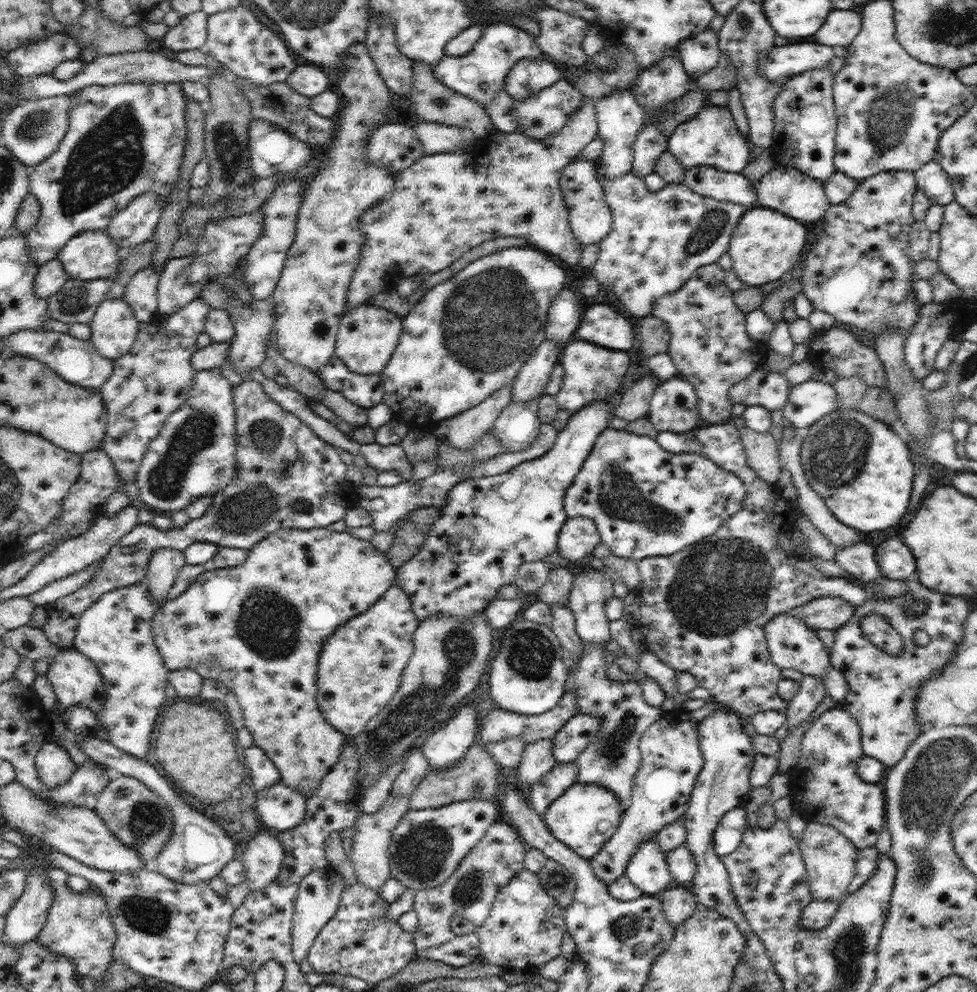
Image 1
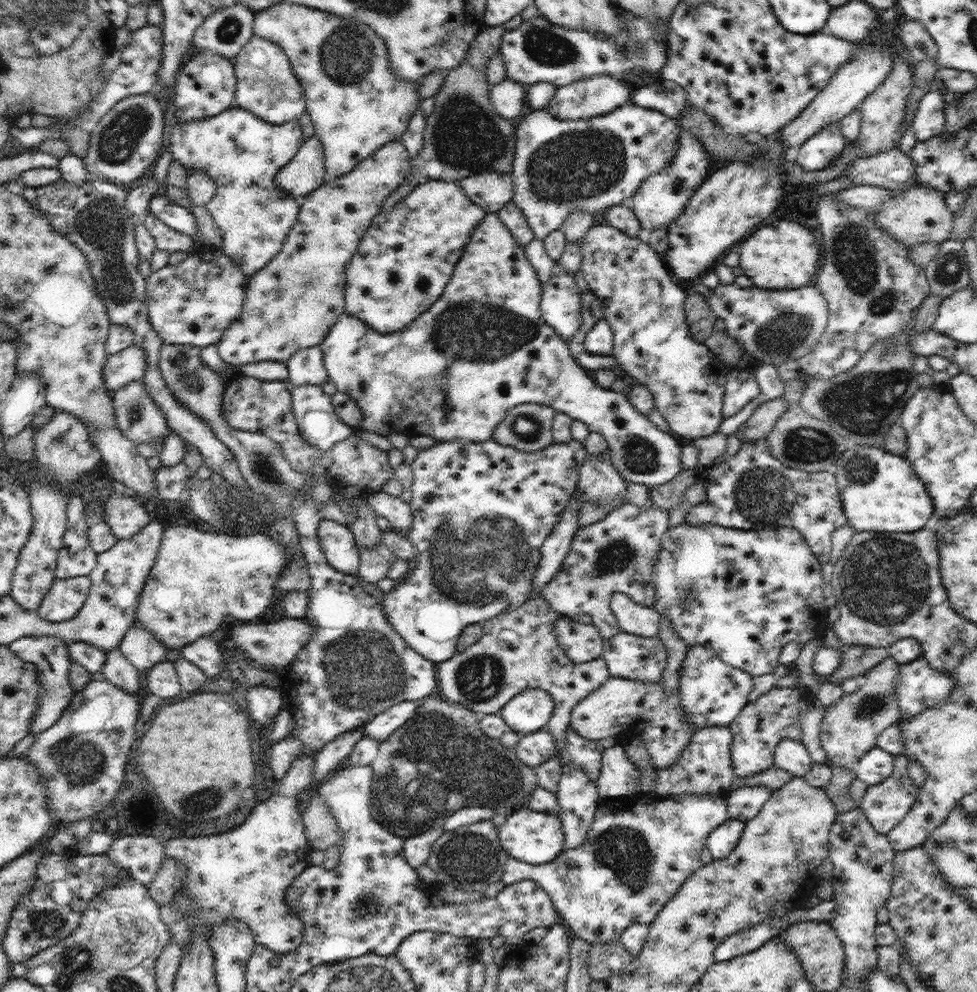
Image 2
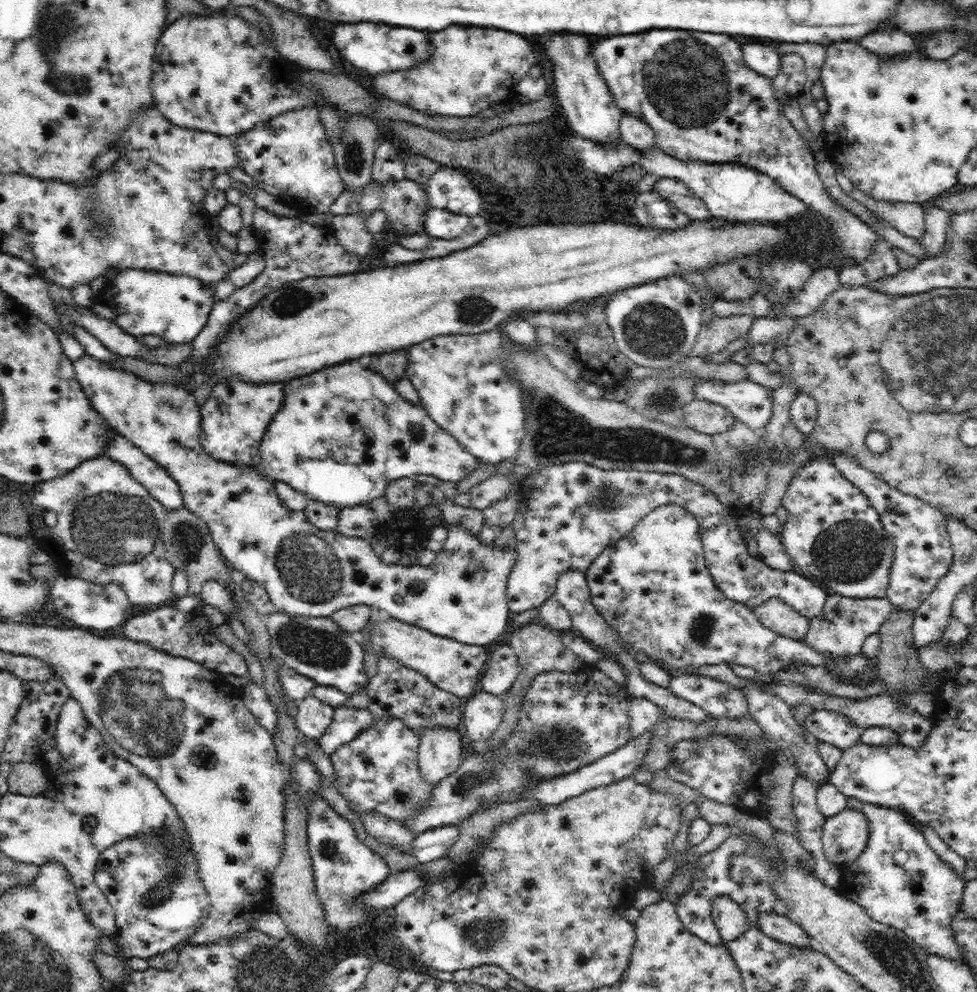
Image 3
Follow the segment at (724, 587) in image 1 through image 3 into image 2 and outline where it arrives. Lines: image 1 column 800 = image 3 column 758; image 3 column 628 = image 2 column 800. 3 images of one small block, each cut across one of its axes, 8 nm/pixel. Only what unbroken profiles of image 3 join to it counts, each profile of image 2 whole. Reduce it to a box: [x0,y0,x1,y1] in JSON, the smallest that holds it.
[685,439,847,563]

